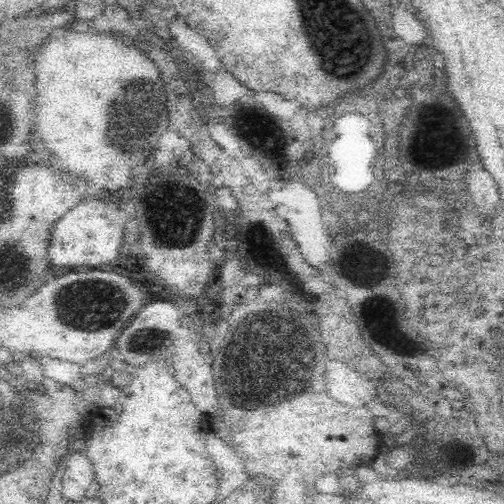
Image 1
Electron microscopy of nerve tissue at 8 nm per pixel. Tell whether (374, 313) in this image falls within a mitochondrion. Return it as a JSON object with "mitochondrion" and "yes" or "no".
{"mitochondrion":"no"}

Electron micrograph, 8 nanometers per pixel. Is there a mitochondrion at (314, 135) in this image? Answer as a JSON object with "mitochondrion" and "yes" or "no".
{"mitochondrion":"no"}

